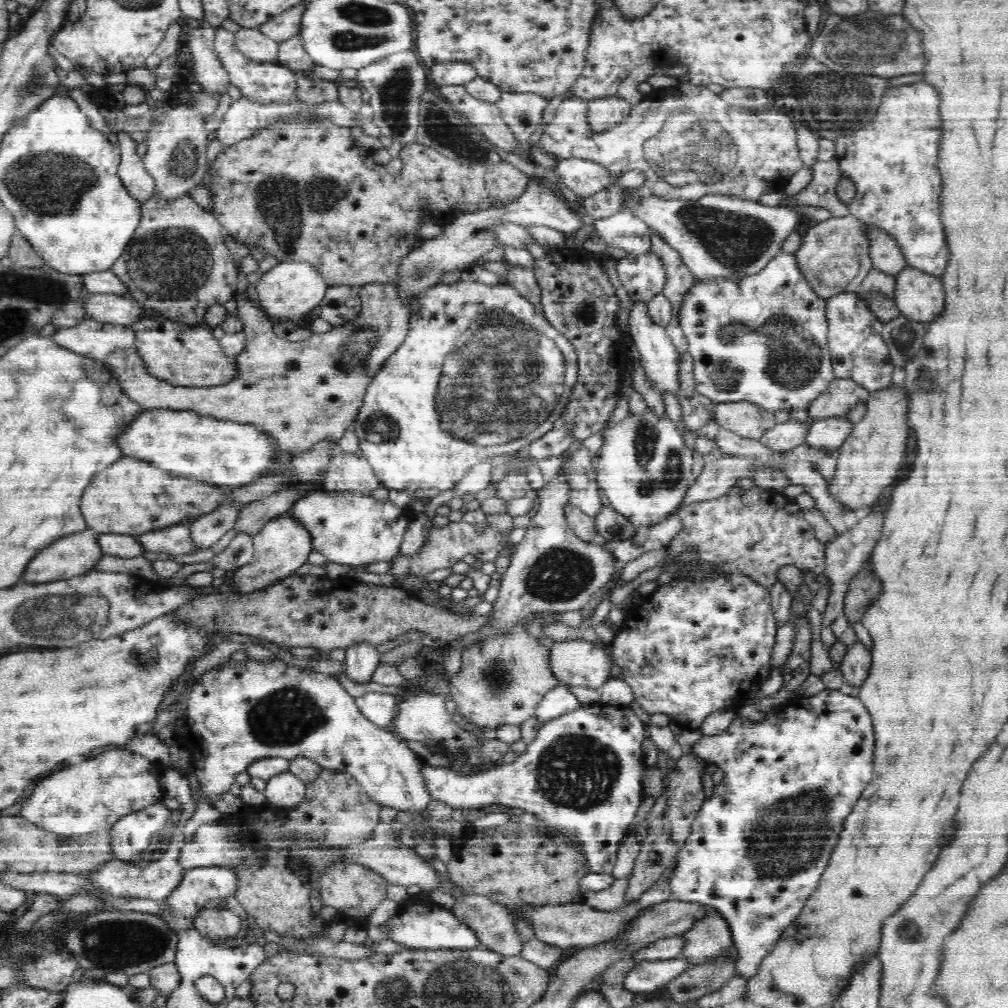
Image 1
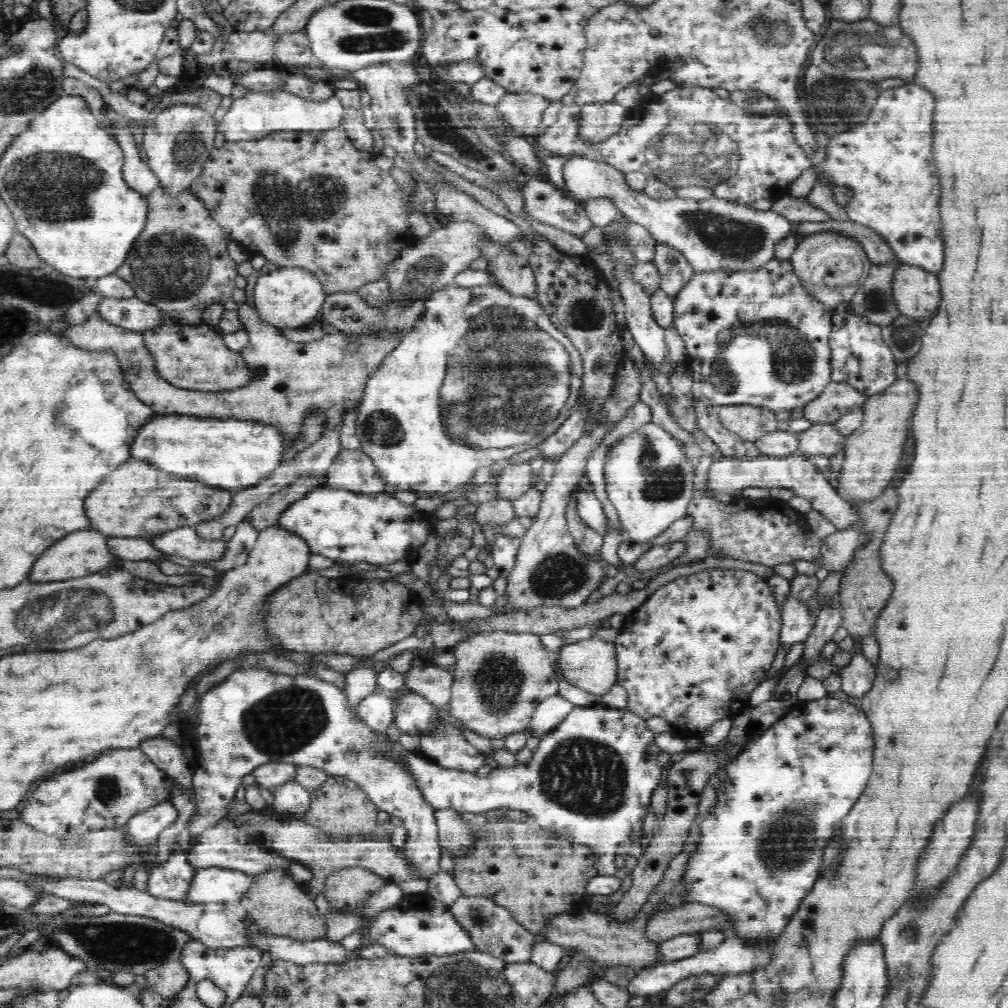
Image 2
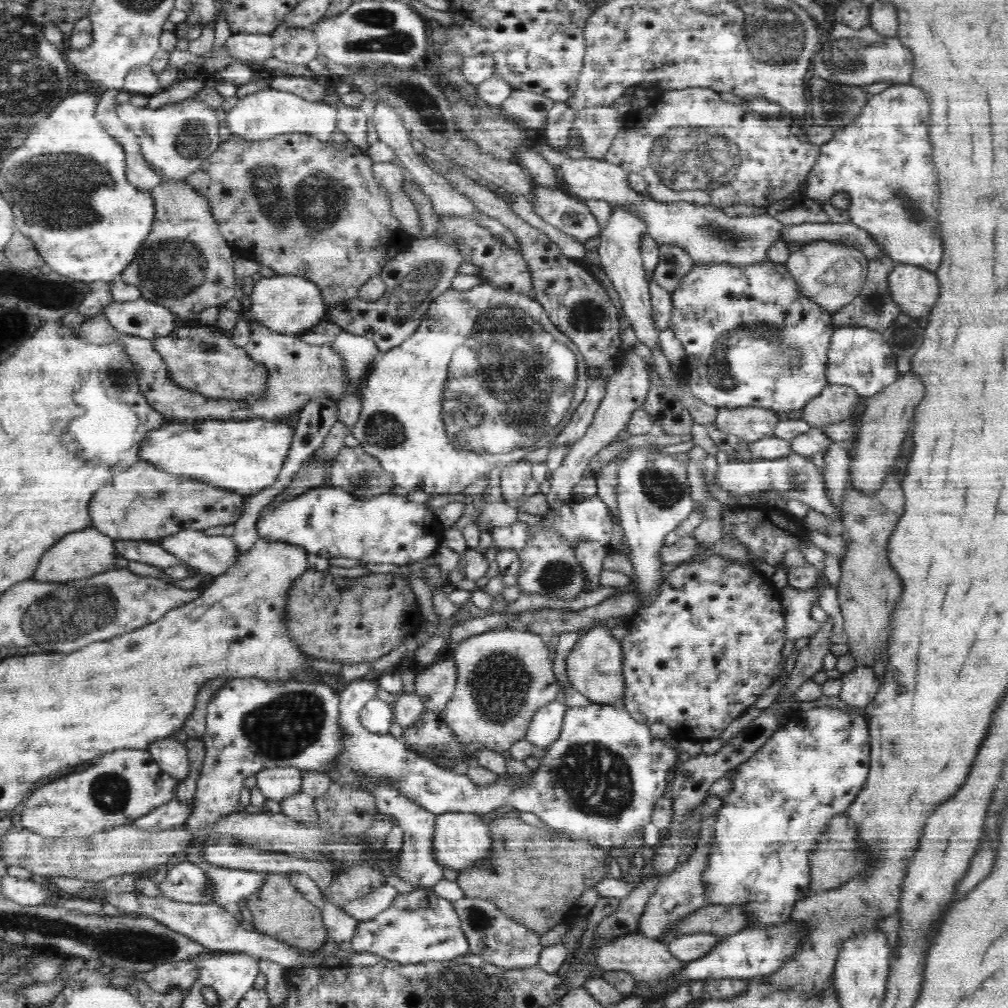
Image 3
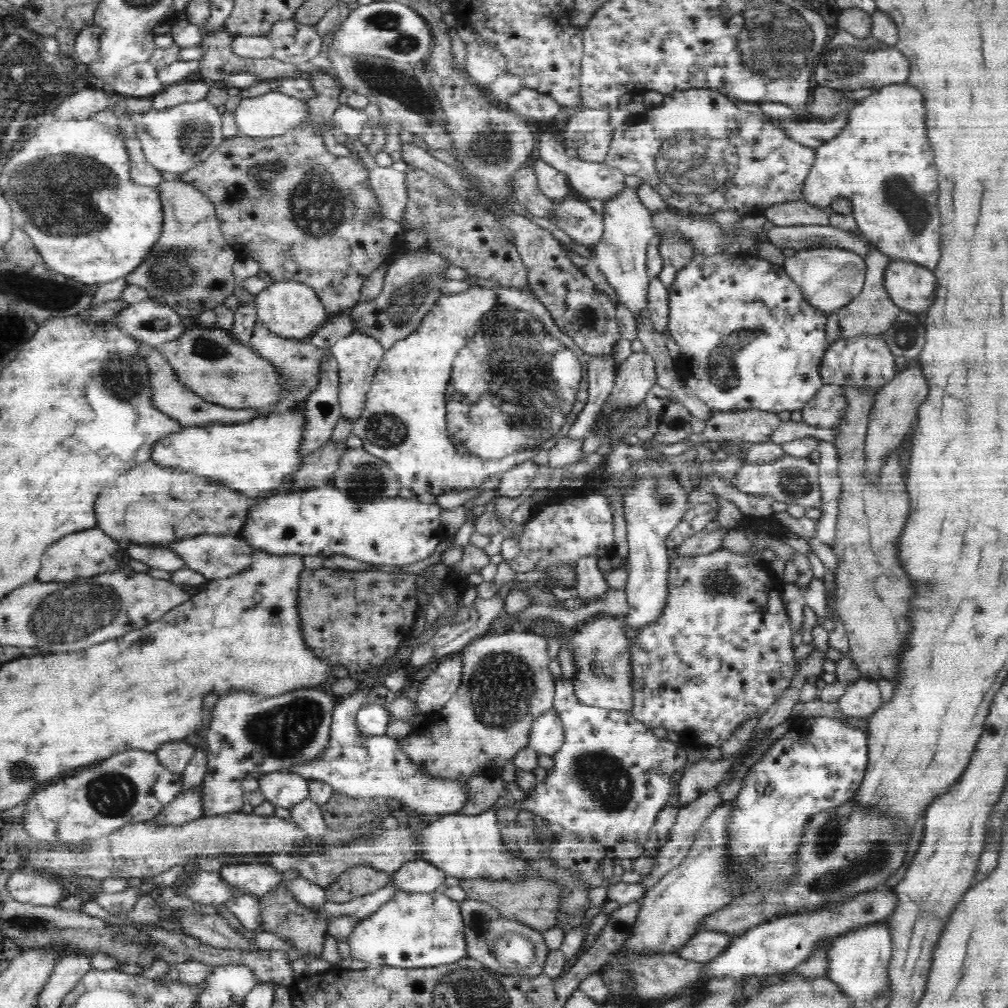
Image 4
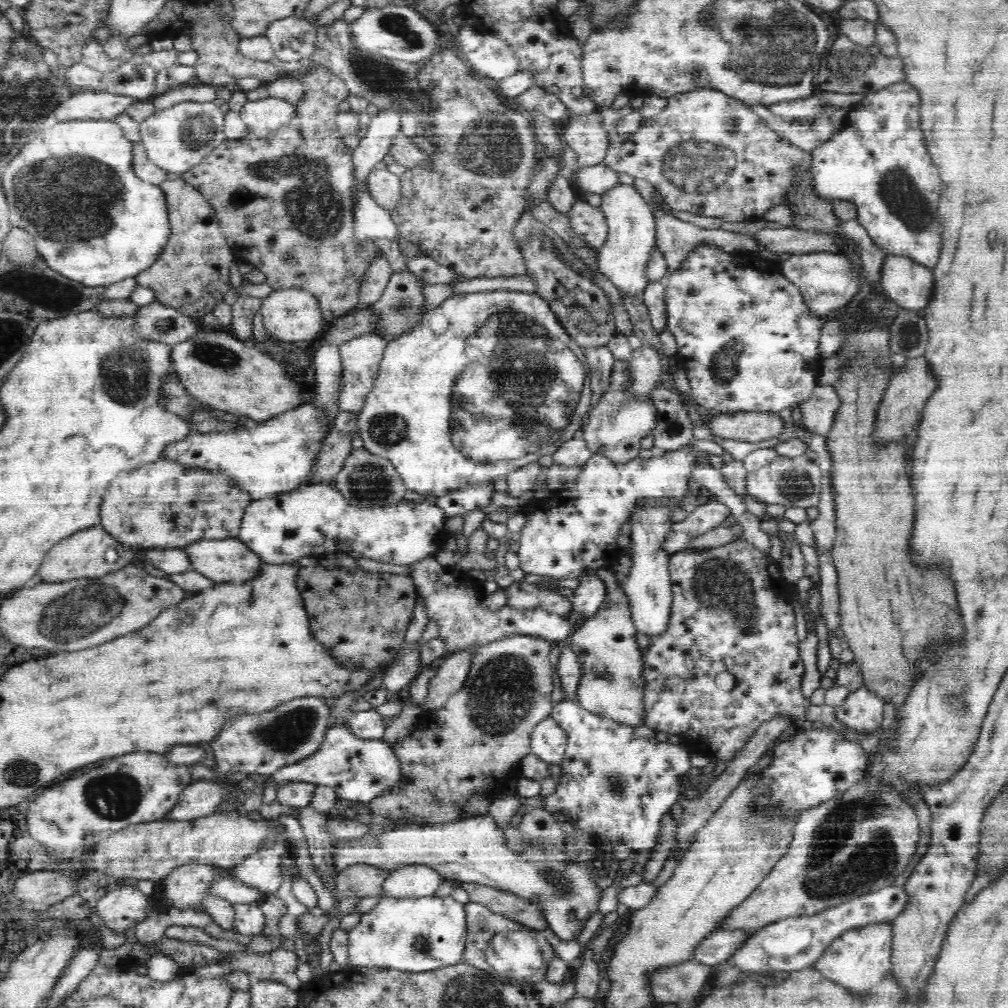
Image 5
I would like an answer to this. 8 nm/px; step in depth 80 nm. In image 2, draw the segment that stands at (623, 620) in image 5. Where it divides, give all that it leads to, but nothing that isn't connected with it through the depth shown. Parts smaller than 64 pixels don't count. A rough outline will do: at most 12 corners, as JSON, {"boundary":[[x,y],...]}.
{"boundary":[[593,632],[562,646],[561,673],[602,698],[618,686],[617,644]]}

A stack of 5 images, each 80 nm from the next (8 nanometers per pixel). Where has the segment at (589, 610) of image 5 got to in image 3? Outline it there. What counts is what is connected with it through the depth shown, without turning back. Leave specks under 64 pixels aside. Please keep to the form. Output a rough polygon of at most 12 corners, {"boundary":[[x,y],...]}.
{"boundary":[[584,542],[574,551],[582,568],[582,592],[602,586],[605,549]]}

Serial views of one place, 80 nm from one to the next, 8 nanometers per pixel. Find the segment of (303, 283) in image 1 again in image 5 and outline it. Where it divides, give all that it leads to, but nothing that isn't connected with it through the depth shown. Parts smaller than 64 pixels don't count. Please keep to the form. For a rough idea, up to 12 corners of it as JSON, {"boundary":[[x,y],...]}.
{"boundary":[[300,290],[273,291],[259,313],[268,336],[320,338],[318,301]]}

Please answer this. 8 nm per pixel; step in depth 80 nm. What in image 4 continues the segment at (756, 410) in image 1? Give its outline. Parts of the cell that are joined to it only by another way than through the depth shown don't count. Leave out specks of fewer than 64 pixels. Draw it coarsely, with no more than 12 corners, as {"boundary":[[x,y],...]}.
{"boundary":[[764,411],[711,413],[687,441],[764,443],[783,421]]}

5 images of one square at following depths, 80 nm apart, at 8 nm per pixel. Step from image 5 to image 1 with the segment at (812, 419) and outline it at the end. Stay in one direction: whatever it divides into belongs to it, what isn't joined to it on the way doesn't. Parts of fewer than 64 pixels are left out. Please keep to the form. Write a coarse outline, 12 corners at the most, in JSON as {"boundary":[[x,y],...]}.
{"boundary":[[834,379],[807,406],[816,420],[843,417],[869,392]]}

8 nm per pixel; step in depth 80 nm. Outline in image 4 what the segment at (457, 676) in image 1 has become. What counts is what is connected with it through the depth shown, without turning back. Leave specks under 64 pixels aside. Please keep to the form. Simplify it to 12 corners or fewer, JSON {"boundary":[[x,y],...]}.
{"boundary":[[484,635],[398,742],[426,779],[500,777],[552,710],[548,639]]}

